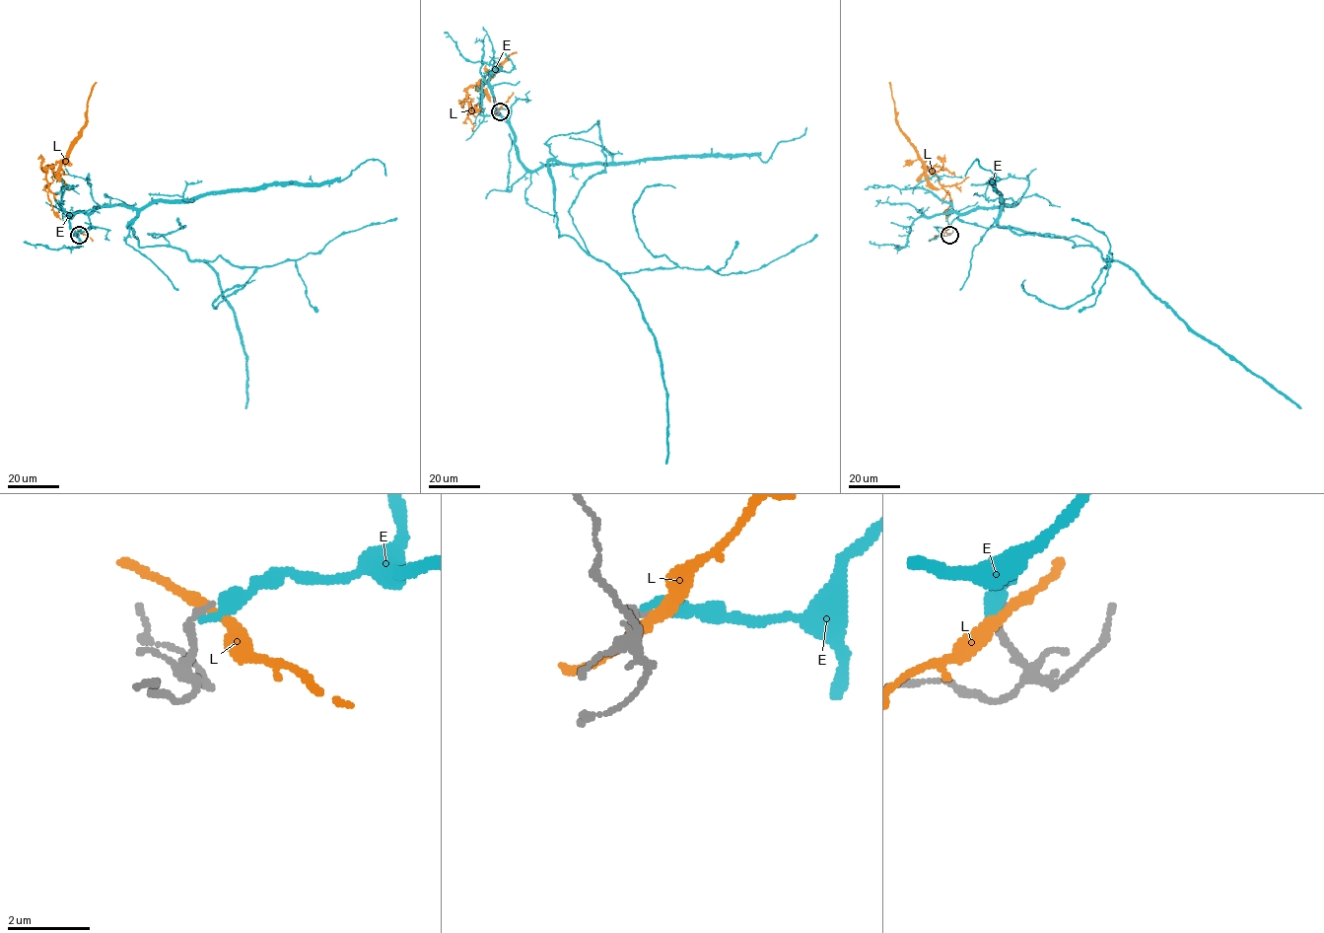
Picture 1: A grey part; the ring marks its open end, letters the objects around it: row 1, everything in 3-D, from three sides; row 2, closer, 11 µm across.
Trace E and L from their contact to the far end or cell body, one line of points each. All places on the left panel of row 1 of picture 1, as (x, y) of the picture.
E: (78, 231), (94, 208), (131, 206), (128, 227), (141, 247), (180, 249), (214, 271), (245, 354), (245, 408)
L: (79, 230), (53, 210), (46, 171), (65, 156), (70, 145), (83, 131), (91, 89), (97, 82)

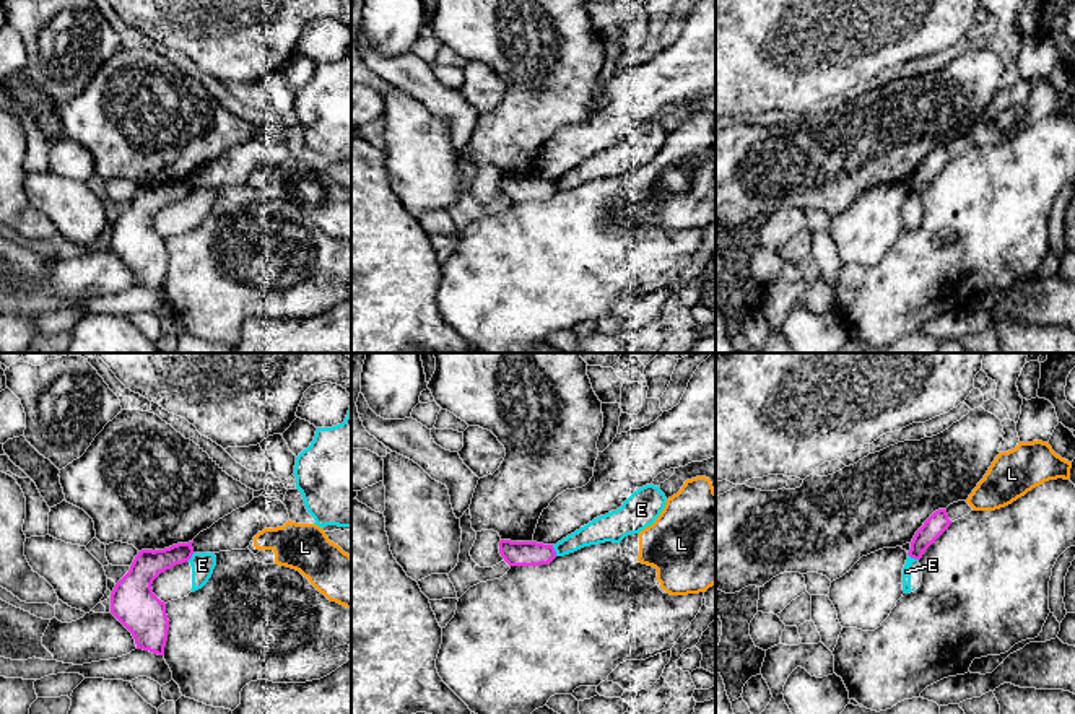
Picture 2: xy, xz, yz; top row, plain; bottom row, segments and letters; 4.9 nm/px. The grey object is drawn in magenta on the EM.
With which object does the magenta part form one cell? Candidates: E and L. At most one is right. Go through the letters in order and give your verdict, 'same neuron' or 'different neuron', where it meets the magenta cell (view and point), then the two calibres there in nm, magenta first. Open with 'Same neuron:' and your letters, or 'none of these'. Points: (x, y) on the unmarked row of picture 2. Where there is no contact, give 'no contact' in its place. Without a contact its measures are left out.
Same neuron: none of these
E: different neuron | xz (553, 186) | 130/120 nm
L: different neuron | no contact

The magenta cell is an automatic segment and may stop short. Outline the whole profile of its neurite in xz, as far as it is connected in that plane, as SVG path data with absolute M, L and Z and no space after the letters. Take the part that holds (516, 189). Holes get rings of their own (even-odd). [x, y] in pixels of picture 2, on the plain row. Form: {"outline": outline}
{"outline": "M499 177L499 189L509 202L540 202L556 194L553 181L537 177Z"}

